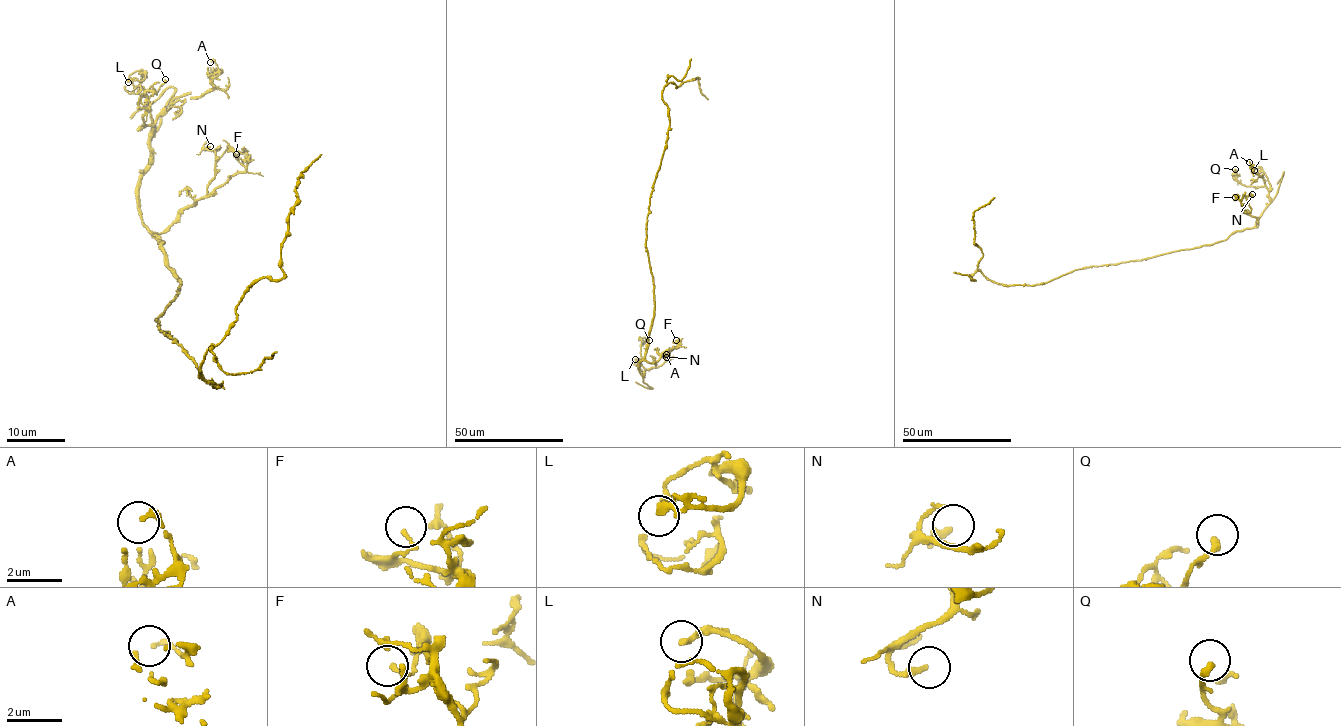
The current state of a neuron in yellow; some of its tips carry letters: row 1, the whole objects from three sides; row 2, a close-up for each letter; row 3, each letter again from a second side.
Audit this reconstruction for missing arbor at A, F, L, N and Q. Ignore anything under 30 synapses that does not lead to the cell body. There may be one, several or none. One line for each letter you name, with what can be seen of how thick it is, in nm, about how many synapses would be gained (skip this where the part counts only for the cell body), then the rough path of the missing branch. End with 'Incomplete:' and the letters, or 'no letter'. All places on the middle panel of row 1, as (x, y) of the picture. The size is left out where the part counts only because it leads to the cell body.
Incomplete: no letter

